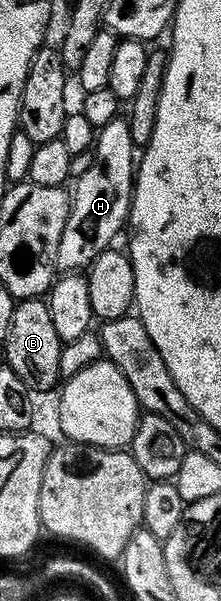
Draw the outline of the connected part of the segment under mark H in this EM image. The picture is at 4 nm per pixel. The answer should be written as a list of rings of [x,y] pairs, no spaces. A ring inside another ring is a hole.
[[[116,118],[109,122],[109,126],[98,129],[93,151],[95,157],[92,165],[85,174],[74,181],[73,191],[70,193],[71,213],[65,222],[65,230],[61,230],[61,242],[57,242],[57,258],[55,259],[56,269],[63,274],[75,274],[80,270],[91,267],[91,263],[97,258],[97,254],[104,252],[106,248],[112,247],[116,243],[115,235],[119,231],[124,231],[131,214],[131,190],[135,182],[135,169],[137,167],[136,153],[131,150],[136,147],[133,138],[130,137],[130,126],[123,118]]]

